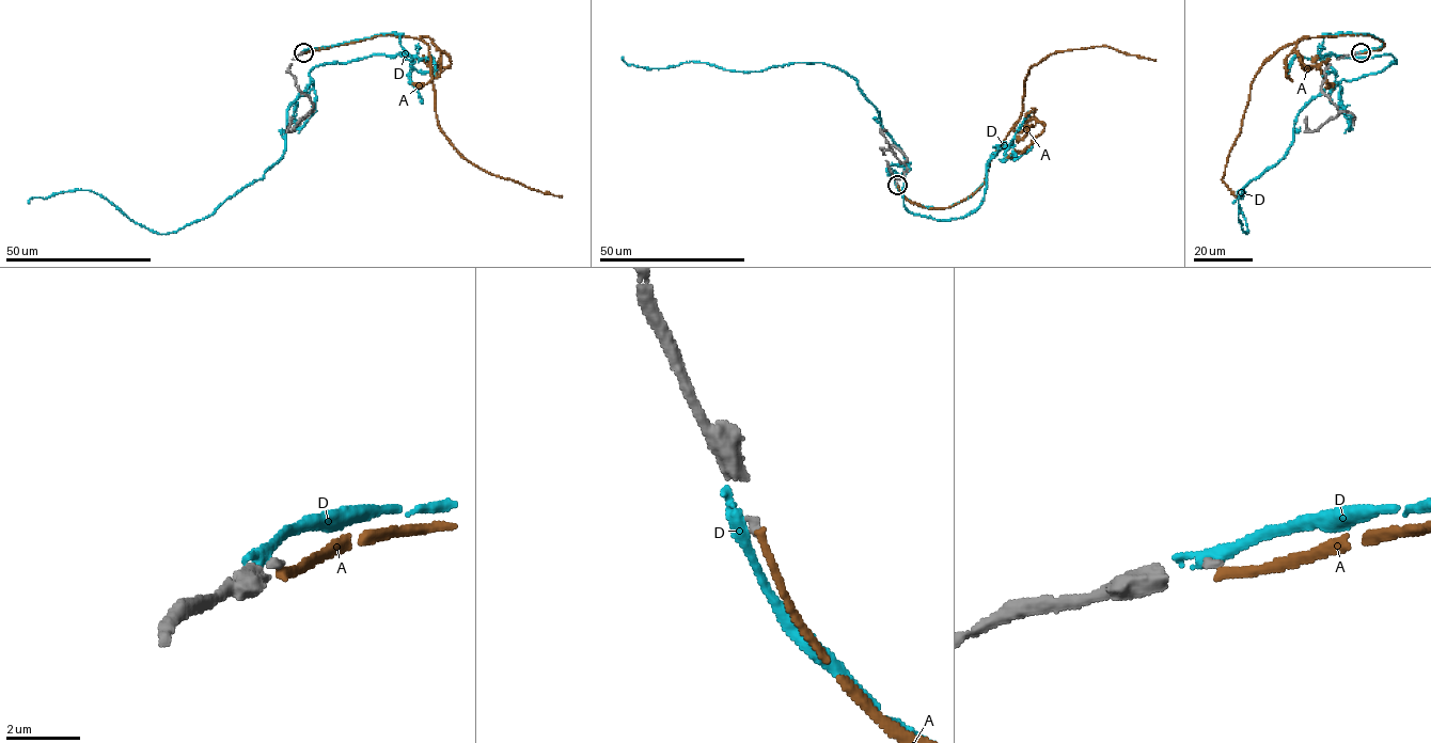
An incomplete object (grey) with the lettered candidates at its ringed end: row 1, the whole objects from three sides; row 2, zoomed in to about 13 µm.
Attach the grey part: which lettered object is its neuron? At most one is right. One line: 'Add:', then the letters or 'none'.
Add: none

